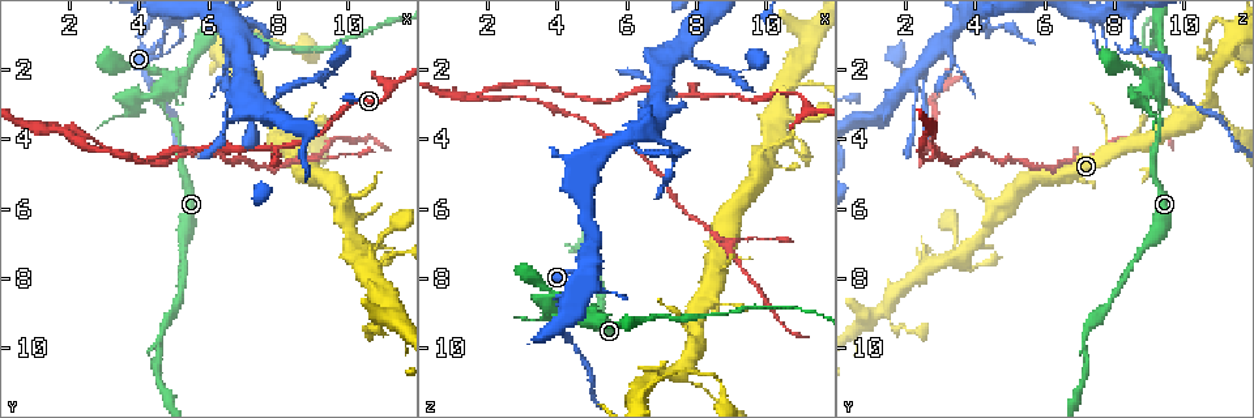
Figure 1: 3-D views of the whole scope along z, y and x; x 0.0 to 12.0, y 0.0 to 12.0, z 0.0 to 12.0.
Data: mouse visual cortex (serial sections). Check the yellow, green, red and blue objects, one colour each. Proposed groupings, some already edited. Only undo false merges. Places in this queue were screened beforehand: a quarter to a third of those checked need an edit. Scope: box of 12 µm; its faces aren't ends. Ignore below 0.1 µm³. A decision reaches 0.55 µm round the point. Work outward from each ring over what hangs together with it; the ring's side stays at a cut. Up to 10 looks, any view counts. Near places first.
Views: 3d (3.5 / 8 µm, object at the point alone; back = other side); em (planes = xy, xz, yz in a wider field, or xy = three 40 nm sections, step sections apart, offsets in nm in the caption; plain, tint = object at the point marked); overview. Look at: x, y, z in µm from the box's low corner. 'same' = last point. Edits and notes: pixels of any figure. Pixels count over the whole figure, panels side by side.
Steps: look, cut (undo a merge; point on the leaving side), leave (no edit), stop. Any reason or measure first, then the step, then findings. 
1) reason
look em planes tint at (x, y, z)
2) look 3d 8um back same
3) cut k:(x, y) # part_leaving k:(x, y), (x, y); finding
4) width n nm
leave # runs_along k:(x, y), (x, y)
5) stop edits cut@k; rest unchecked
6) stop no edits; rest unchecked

thick turns thin
look 3d 3.5um at (6.1, 1.0, 4.0)

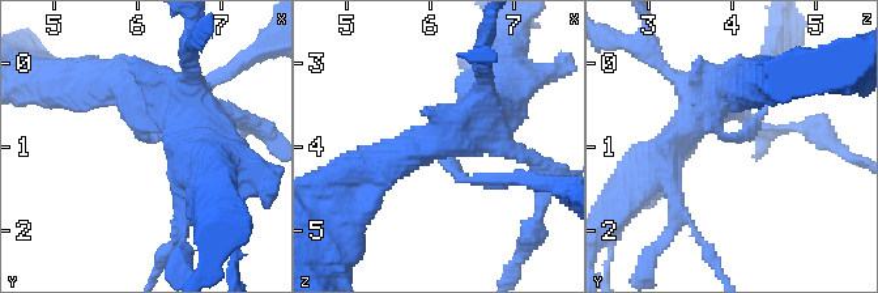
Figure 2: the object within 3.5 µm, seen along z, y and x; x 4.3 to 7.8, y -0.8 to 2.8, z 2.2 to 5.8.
arm_widths 150, 450 nm; now the EM
look em xy step 1 tint at (6.10, 0.90, 4.00)

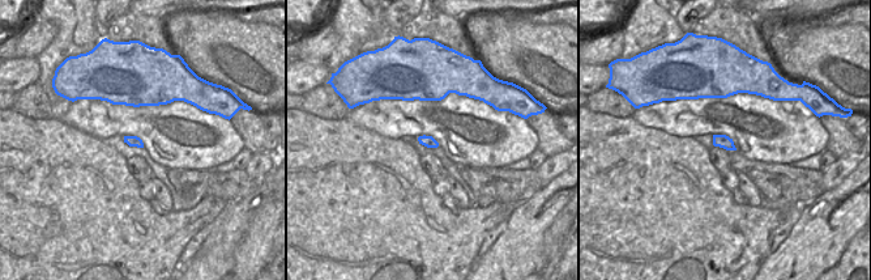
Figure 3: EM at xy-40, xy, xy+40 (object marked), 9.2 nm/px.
leave # runs_along 2:(131, 84), (196, 88); all the same cell

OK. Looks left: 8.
two arms in line, one across
look 3d 8um at (6.0, 1.1, 9.2)

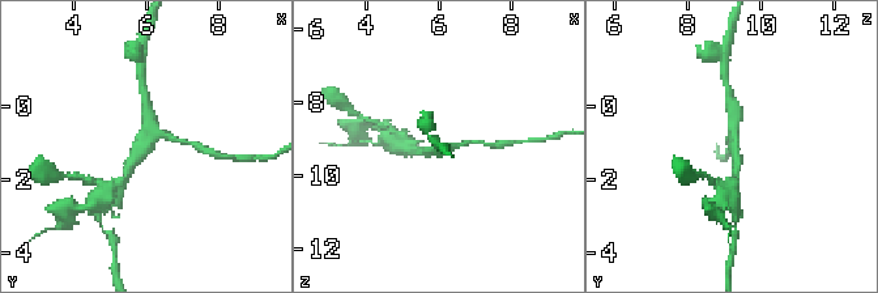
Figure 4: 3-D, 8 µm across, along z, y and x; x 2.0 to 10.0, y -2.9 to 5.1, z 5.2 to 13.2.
now the EM
look em xy step 5 tint at (6.0, 1.1, 9.3)

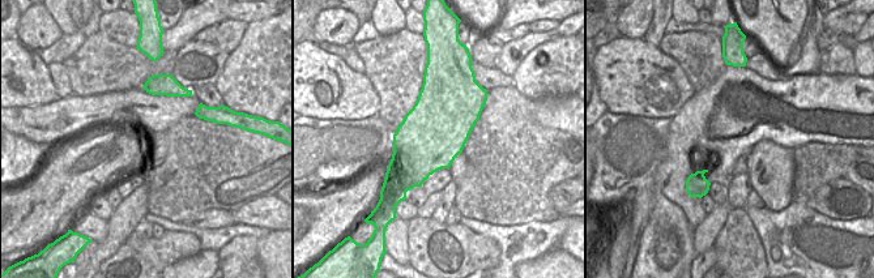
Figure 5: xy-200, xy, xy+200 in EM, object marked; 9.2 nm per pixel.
leave # runs_along 4:(126, 178), (157, 135), (177, 140); all the same cell

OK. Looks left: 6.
look 3d 3.5um at (4.1, 2.8, 8.6)

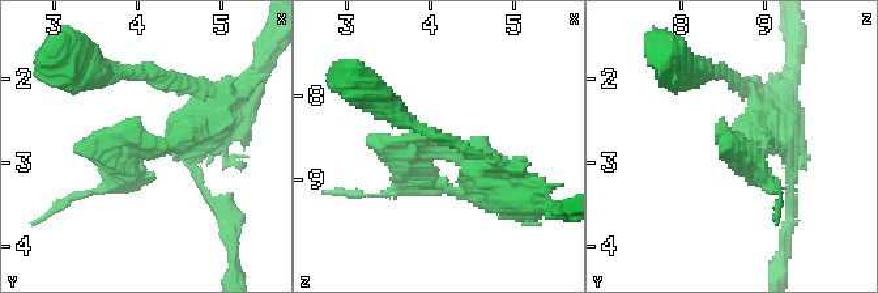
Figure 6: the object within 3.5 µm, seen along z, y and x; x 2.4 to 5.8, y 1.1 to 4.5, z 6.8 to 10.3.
cut 6:(766, 183) # part_leaving 6:(740, 155), (776, 187), (776, 219); a second cell is stuck on

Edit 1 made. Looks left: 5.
side arm on a straight run
look 3d 8um at (1.9, 3.7, 2.7)

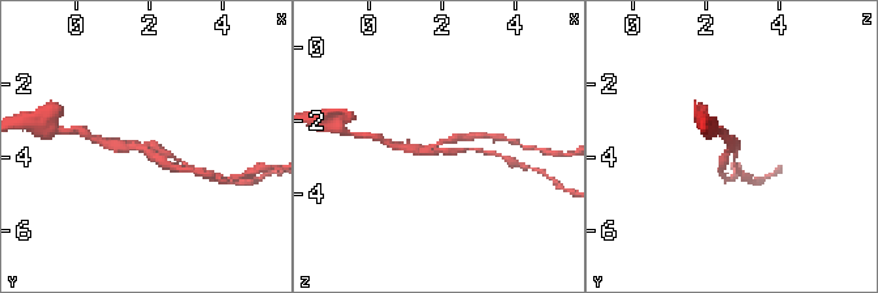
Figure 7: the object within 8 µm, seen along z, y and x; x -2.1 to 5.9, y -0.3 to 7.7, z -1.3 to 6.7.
look 3d 3.5um at (1.8, 3.7, 2.7)

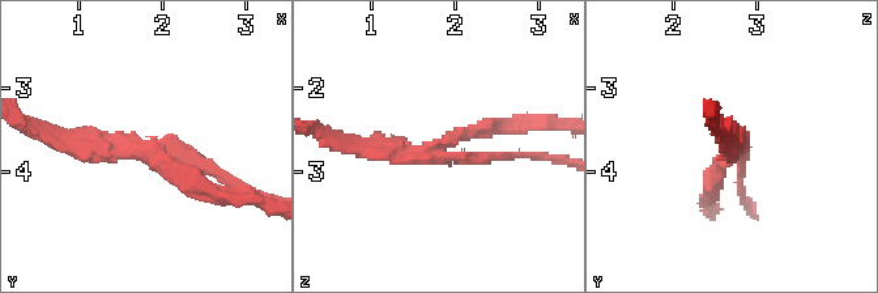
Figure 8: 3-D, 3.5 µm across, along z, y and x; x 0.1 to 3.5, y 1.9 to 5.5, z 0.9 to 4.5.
arm_widths 150, 200, 200 nm
cut 8:(200, 158) # part_leaving 8:(439, 153), (546, 156), (555, 160); a second cell is stuck on

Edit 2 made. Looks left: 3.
stop edits cut@6, cut@8; rest unchecked

